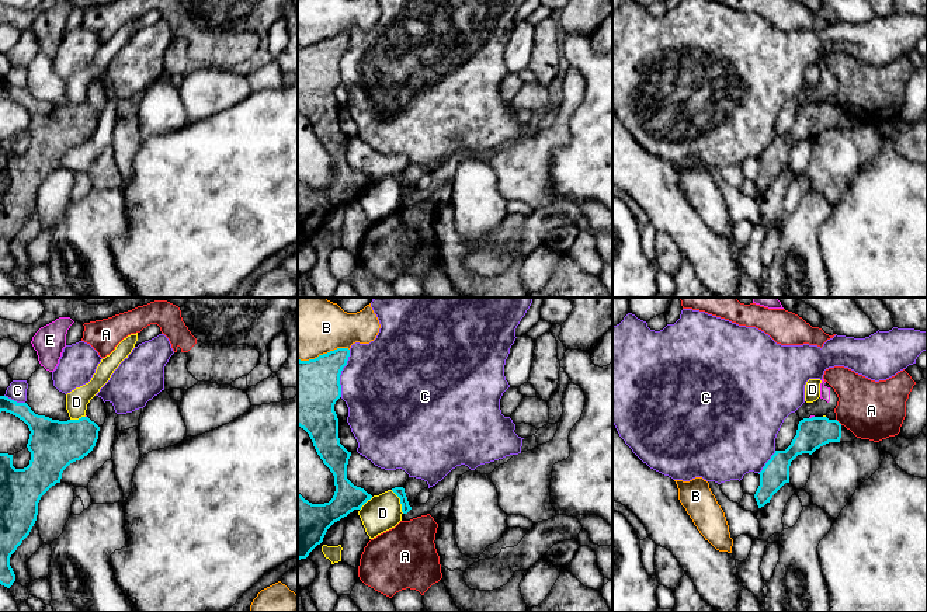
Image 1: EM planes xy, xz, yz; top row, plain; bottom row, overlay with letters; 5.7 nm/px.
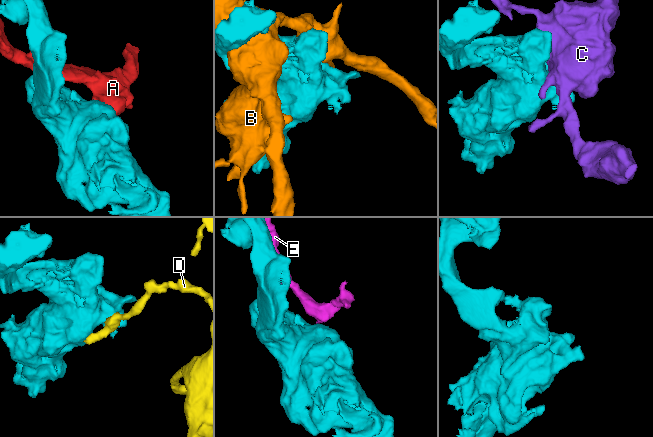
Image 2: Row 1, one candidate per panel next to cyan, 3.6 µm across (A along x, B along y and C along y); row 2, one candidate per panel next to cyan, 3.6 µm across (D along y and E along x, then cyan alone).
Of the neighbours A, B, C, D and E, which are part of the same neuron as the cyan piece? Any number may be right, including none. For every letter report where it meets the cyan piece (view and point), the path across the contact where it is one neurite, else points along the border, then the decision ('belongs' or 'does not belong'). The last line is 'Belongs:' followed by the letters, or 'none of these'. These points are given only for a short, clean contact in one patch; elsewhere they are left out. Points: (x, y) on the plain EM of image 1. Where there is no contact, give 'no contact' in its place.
A: meets cyan in yz at (837, 107); does not belong
B: meets cyan in xz at (323, 40); does not belong
C: meets cyan in xz at (340, 59); does not belong
D: meets cyan in xz at (400, 187); does not belong
E: meets cyan in yz at (812, 103); border along yz (813, 101), (809, 104); does not belong
Belongs: none of these

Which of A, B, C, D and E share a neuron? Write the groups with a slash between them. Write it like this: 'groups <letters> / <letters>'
groups A / B / C / D / E

